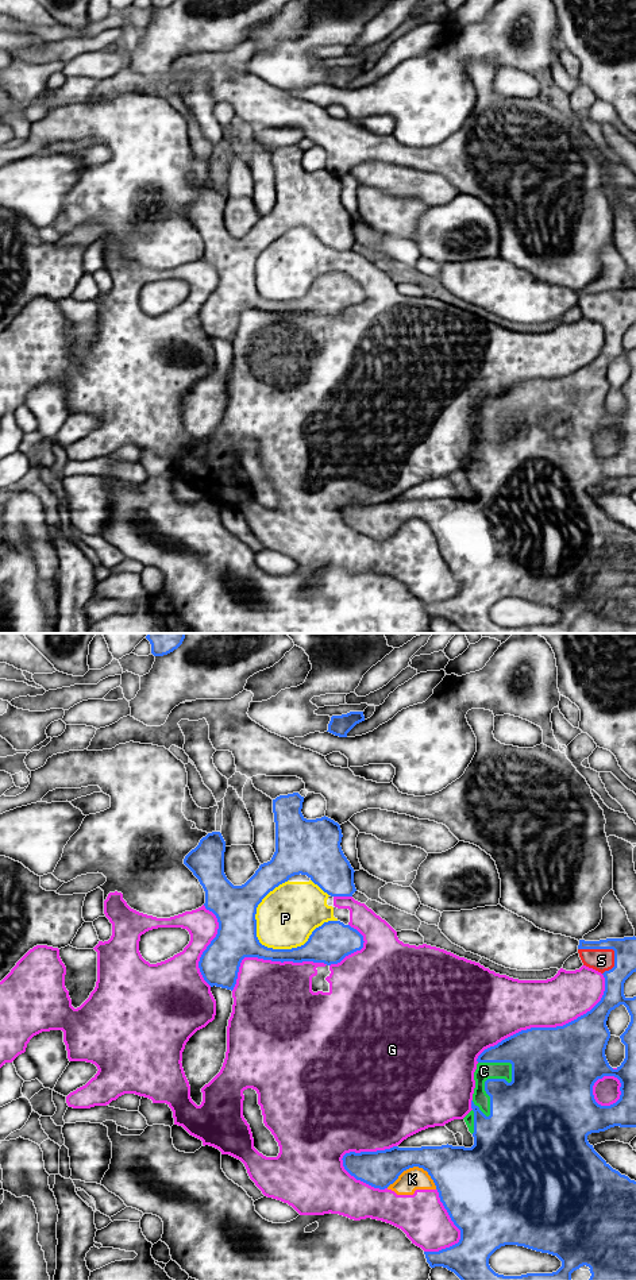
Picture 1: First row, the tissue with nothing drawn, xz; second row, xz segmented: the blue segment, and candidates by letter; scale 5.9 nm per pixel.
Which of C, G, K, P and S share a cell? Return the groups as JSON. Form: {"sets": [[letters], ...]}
{"sets": [["C", "S"], ["G", "K", "P"]]}

